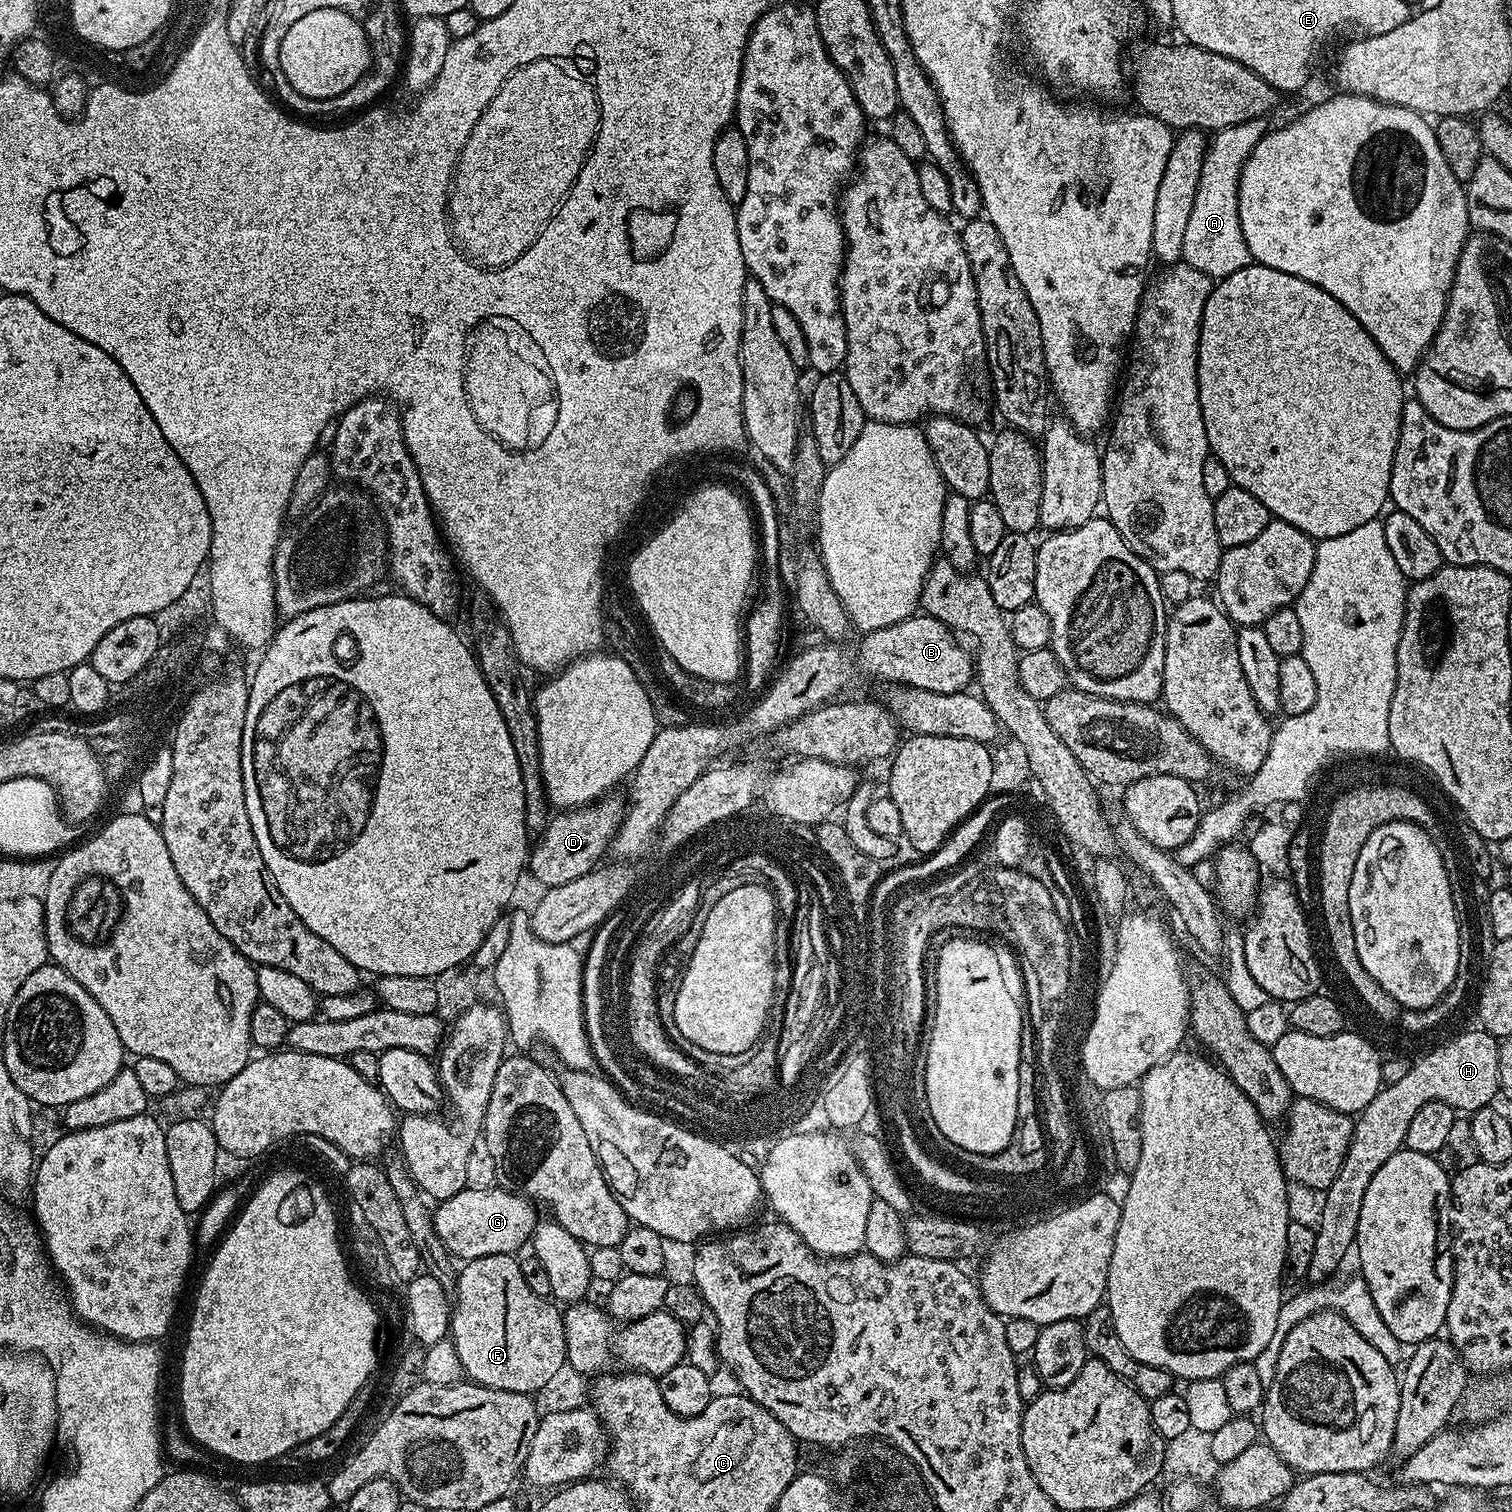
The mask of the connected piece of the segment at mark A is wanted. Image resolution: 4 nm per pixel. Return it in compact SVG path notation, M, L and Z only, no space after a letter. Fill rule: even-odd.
M1263 119L1244 121L1217 131L1209 139L1202 162L1202 176L1198 178L1198 192L1194 194L1194 206L1186 225L1186 238L1182 241L1183 263L1202 270L1213 281L1225 280L1234 270L1242 270L1253 263L1246 238L1242 238L1242 226L1238 222L1238 186L1246 158L1252 156L1254 146L1264 137L1266 125Z

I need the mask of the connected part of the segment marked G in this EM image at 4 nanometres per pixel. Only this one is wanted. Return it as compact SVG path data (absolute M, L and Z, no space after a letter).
M469 1186L454 1194L454 1198L446 1198L435 1205L436 1233L448 1253L460 1262L503 1252L516 1254L523 1244L525 1247L531 1241L538 1223L536 1209L537 1205L528 1197L508 1191L507 1188Z

